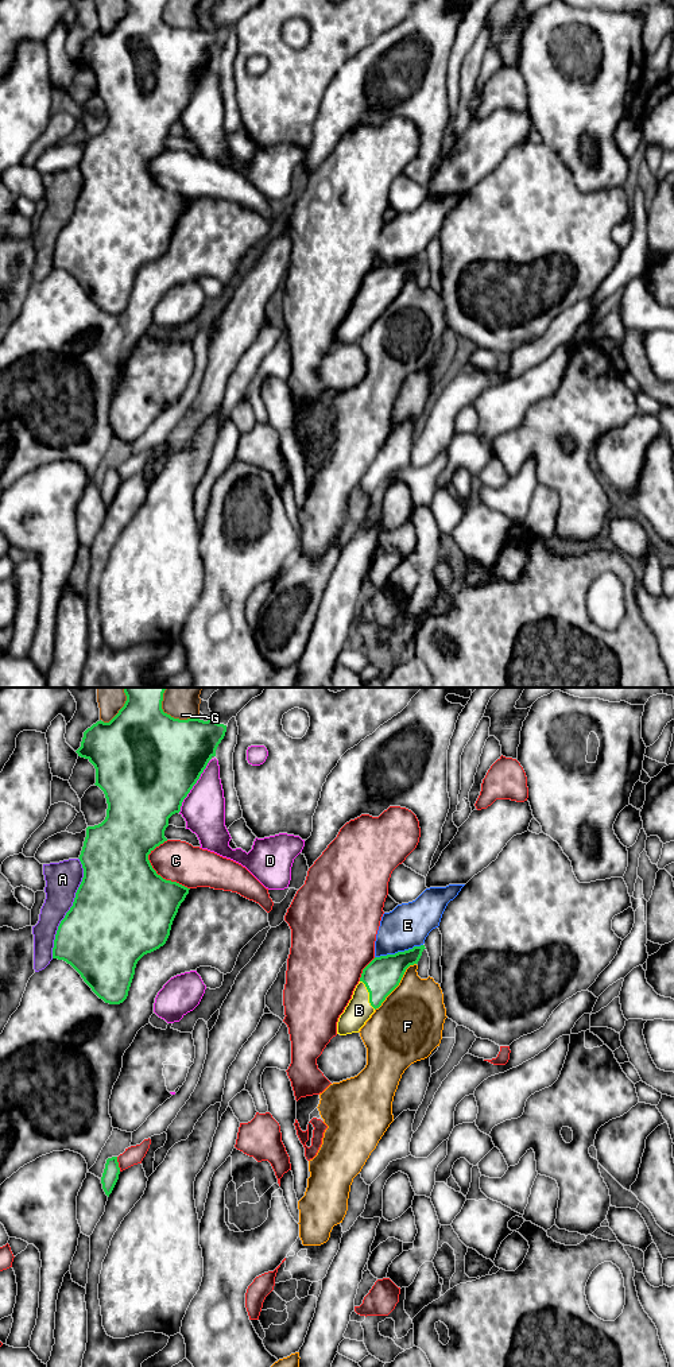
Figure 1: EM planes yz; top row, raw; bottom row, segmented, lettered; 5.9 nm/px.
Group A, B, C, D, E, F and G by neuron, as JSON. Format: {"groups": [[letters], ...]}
{"groups": [["A", "G"], ["B"], ["C"], ["D"], ["E"], ["F"]]}

